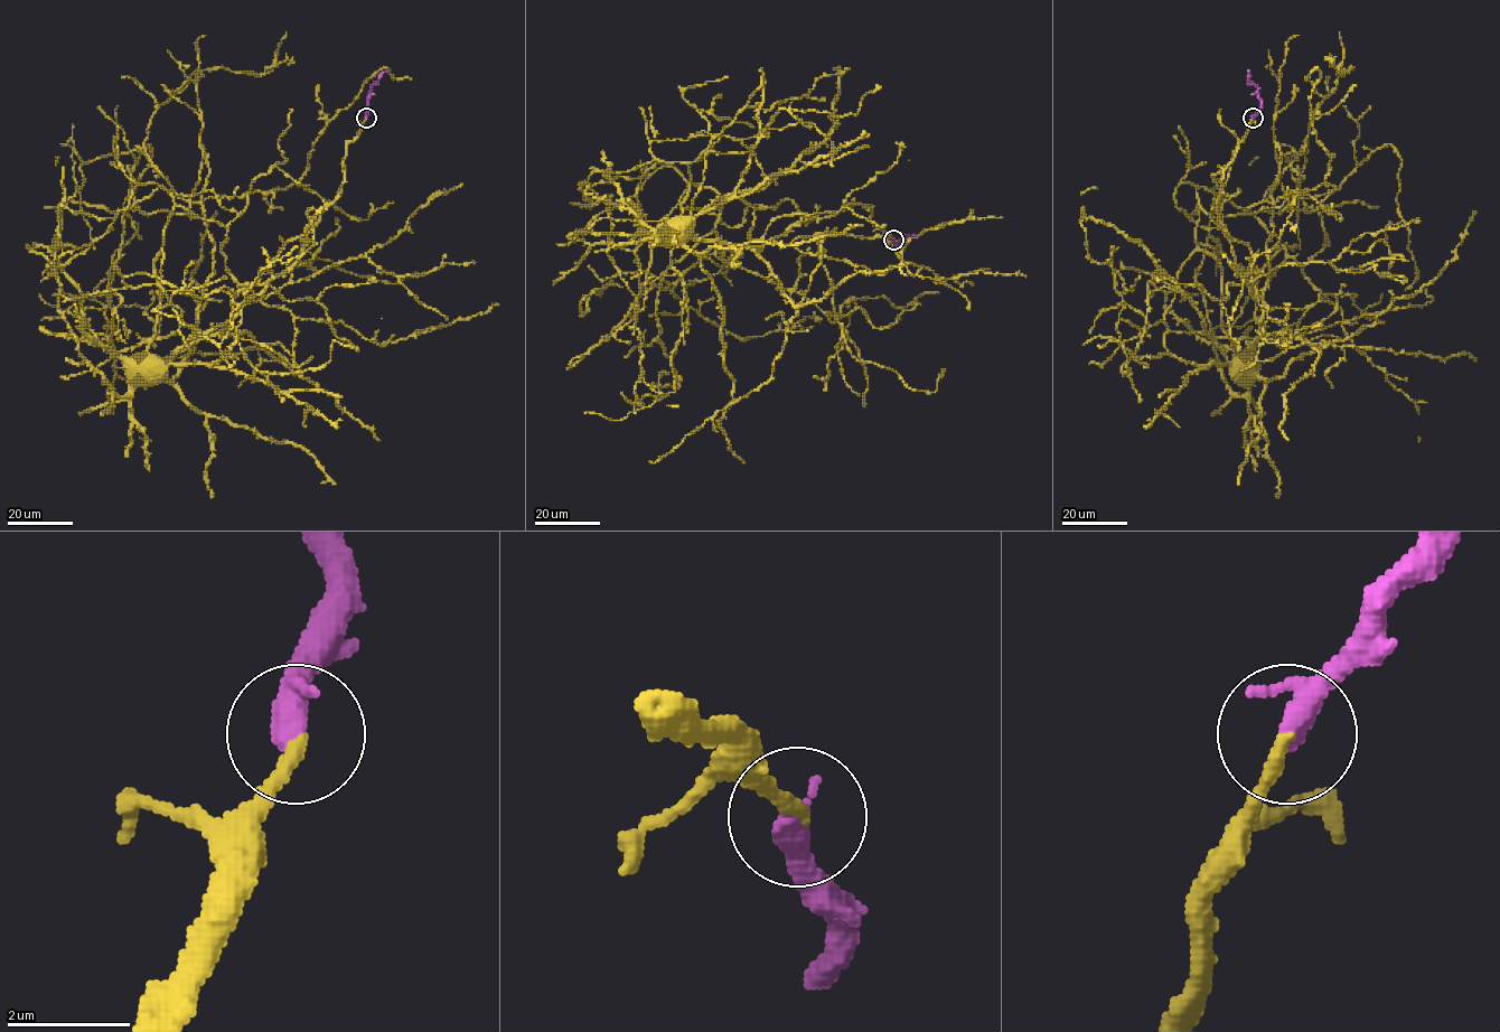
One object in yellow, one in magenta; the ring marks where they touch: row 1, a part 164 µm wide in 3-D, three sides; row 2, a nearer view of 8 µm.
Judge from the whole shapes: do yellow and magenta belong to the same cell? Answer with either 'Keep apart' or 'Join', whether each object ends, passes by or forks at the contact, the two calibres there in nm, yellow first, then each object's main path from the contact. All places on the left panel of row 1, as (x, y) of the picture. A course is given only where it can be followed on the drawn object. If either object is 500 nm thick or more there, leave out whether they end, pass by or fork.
Join. At the ring yellow ends. At the ring magenta passes by. Thickness 240 nm (yellow) against 340 nm. Course of yellow: (365, 118), (253, 284), (179, 206), (161, 279), (123, 278), (226, 291), (260, 371), (353, 347). Course of magenta: (365, 118), (371, 87), (388, 72)

